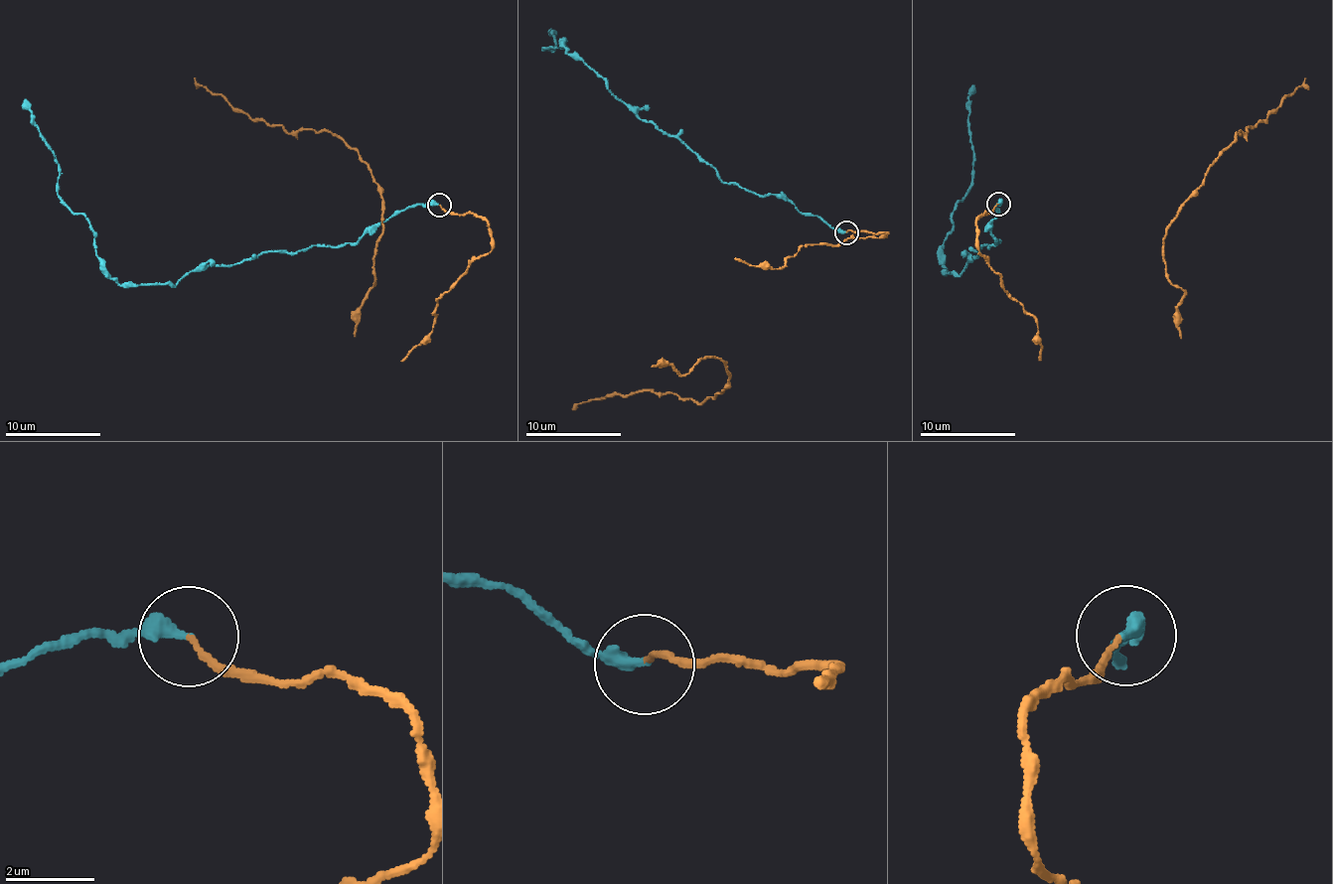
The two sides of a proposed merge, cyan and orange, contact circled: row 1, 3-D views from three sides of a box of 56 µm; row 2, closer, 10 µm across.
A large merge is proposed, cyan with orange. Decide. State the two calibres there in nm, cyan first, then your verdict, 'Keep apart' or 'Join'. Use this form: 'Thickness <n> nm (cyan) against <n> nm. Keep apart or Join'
Thickness 300 nm (cyan) against 110 nm. Join

